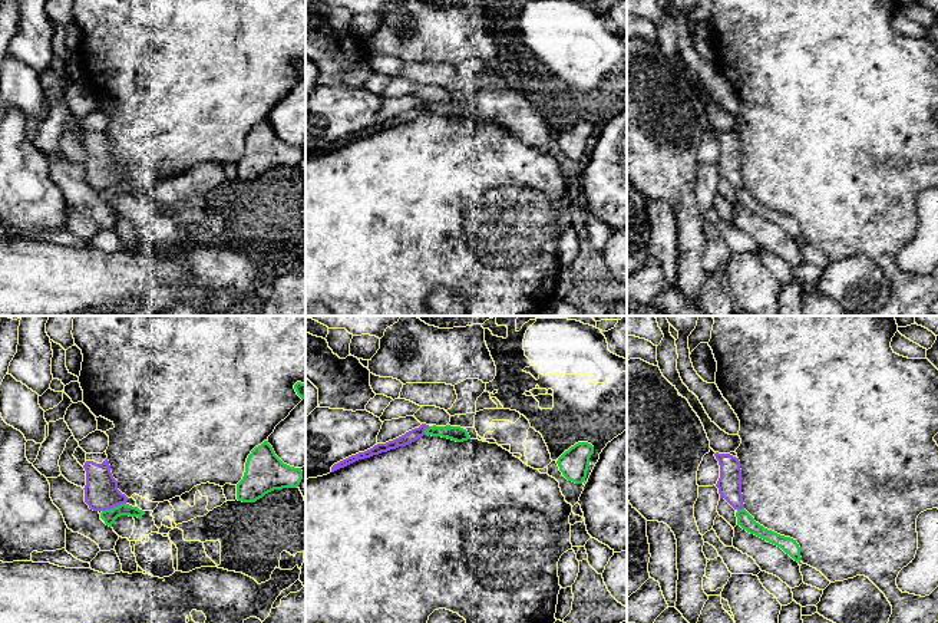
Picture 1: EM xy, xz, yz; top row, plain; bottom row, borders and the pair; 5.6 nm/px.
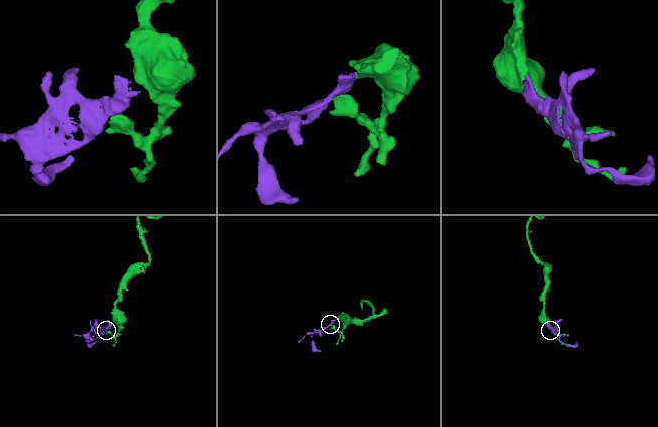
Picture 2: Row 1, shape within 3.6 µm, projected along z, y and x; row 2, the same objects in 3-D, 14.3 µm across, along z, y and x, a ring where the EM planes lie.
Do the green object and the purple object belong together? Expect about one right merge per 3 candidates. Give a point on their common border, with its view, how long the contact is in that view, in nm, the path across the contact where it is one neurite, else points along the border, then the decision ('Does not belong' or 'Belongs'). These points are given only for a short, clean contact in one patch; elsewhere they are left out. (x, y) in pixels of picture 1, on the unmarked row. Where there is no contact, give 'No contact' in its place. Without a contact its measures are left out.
Touches green at xy (114, 185). Shared border 140 nm. Boundary: xy (125, 181), (102, 190). Does not belong

